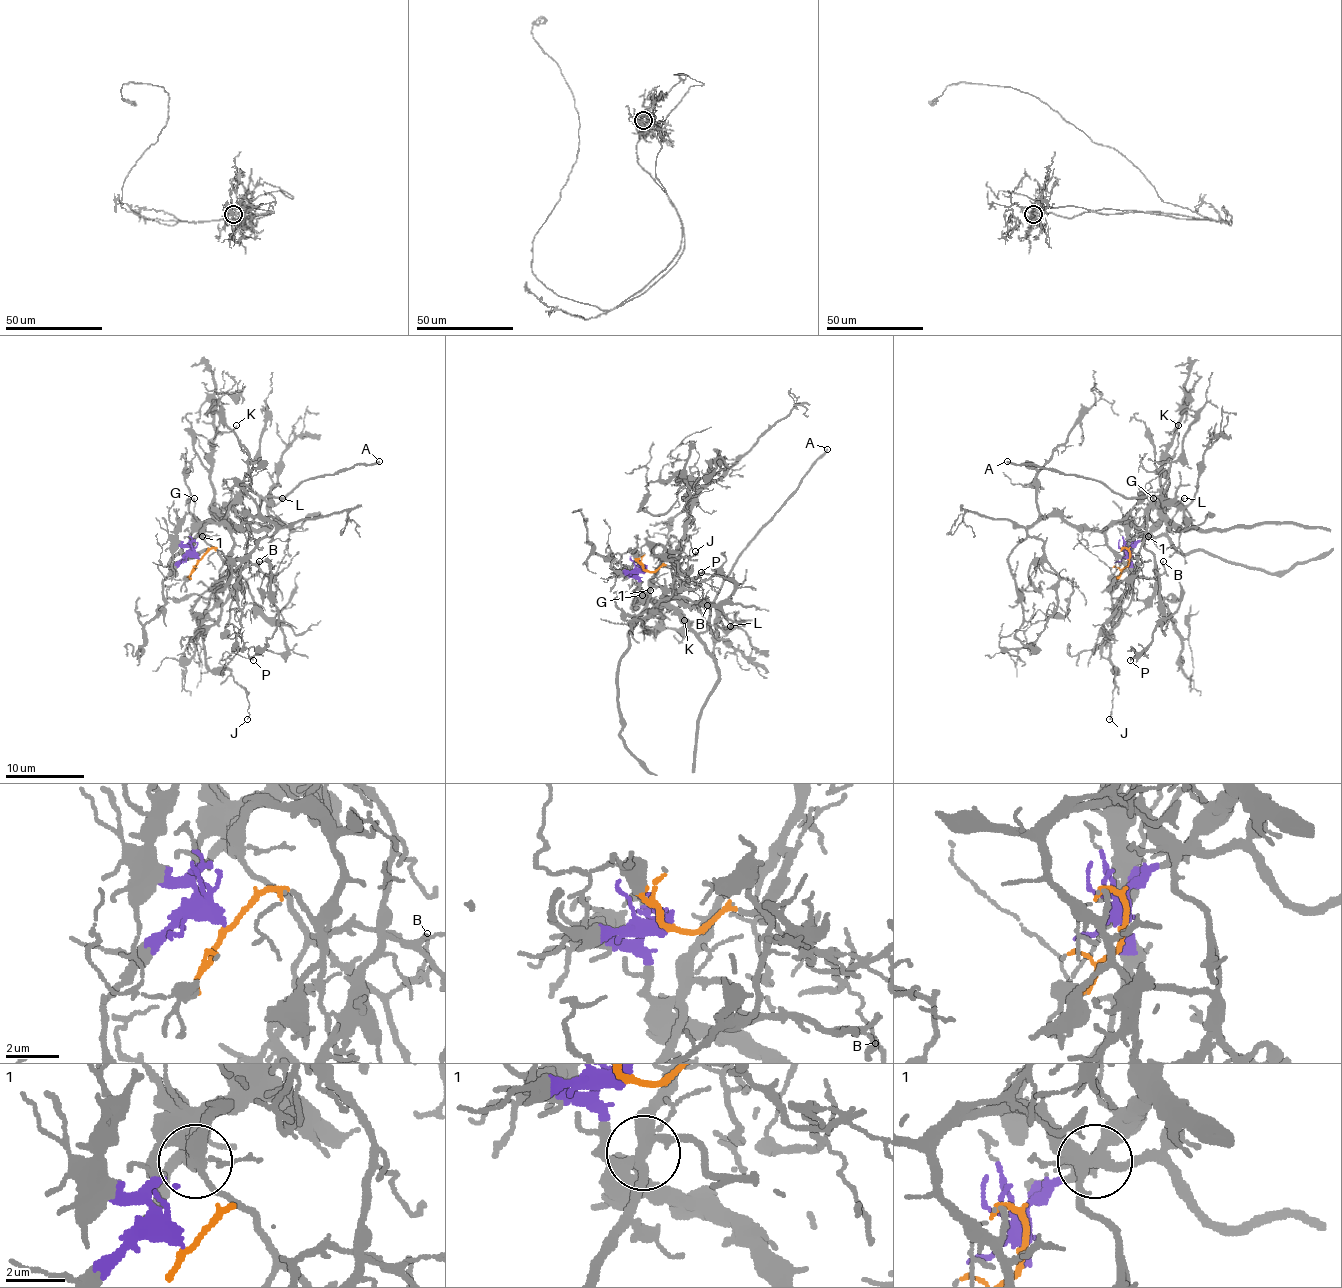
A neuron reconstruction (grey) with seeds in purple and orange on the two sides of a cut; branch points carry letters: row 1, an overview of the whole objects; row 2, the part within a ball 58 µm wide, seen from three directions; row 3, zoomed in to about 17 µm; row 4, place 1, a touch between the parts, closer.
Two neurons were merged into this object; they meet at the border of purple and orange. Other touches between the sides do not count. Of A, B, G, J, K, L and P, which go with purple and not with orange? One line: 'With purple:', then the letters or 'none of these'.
With purple: A, B, G, J, K, L, P

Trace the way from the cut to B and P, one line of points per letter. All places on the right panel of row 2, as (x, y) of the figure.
B: (1127, 558), (1133, 547), (1150, 531), (1144, 547), (1154, 556), (1158, 578), (1162, 572), (1162, 560)
P: (1127, 558), (1150, 531), (1144, 547), (1154, 556), (1162, 618), (1141, 651), (1133, 647), (1131, 659)

